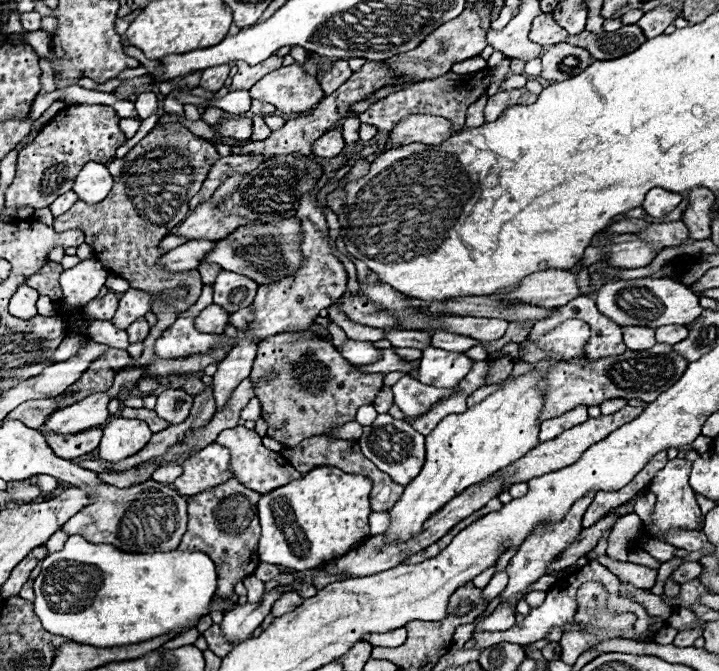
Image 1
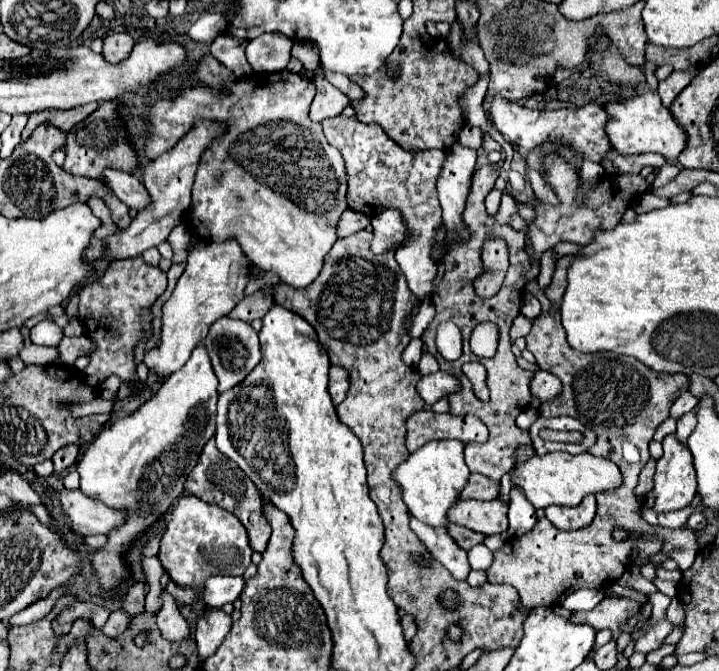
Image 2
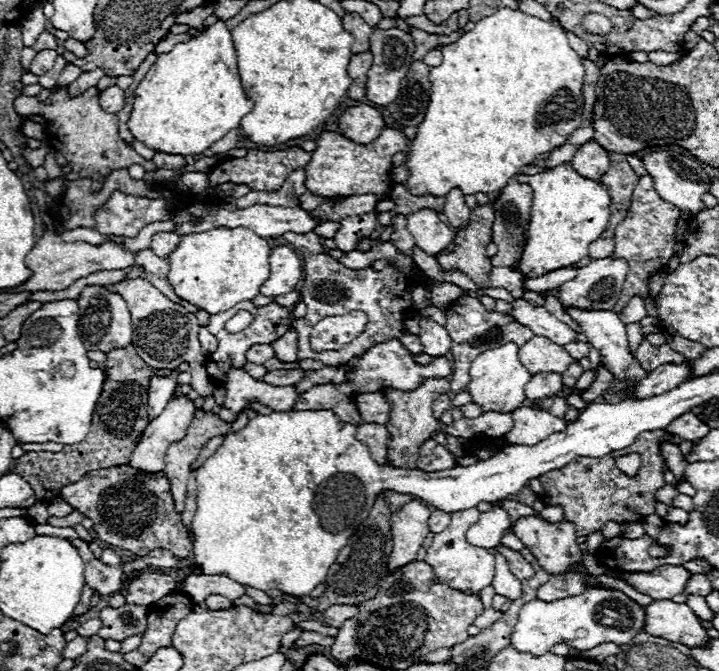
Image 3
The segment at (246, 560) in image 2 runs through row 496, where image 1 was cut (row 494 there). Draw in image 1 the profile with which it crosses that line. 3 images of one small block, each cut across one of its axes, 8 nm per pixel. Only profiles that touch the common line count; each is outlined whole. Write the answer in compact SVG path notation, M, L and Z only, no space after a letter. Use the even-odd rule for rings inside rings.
M208 444L182 464L184 472L176 478L174 486L180 496L196 496L198 492L212 490L218 484L234 478L230 470L230 450L220 444Z

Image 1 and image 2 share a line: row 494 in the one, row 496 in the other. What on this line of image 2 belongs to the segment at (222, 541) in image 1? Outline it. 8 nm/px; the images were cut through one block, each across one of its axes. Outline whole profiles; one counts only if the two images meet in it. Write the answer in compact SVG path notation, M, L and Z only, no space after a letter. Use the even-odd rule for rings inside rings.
M214 438L208 440L208 444L204 446L200 460L196 464L196 468L190 472L188 482L186 482L186 492L200 496L200 500L208 502L208 504L216 504L228 512L232 512L246 528L248 532L248 540L250 540L250 548L254 552L264 552L268 546L268 538L270 538L270 524L264 516L264 504L262 498L256 490L256 486L252 484L252 480L248 480L248 476L224 454L218 452Z

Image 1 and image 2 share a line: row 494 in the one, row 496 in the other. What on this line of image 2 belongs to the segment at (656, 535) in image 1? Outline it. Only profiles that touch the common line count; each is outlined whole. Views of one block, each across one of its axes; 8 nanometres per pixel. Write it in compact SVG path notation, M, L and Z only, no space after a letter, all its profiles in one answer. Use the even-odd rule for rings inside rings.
M674 434L666 436L664 454L656 462L654 474L654 494L656 512L668 512L684 508L696 496L696 472L692 468L692 454L682 446Z

